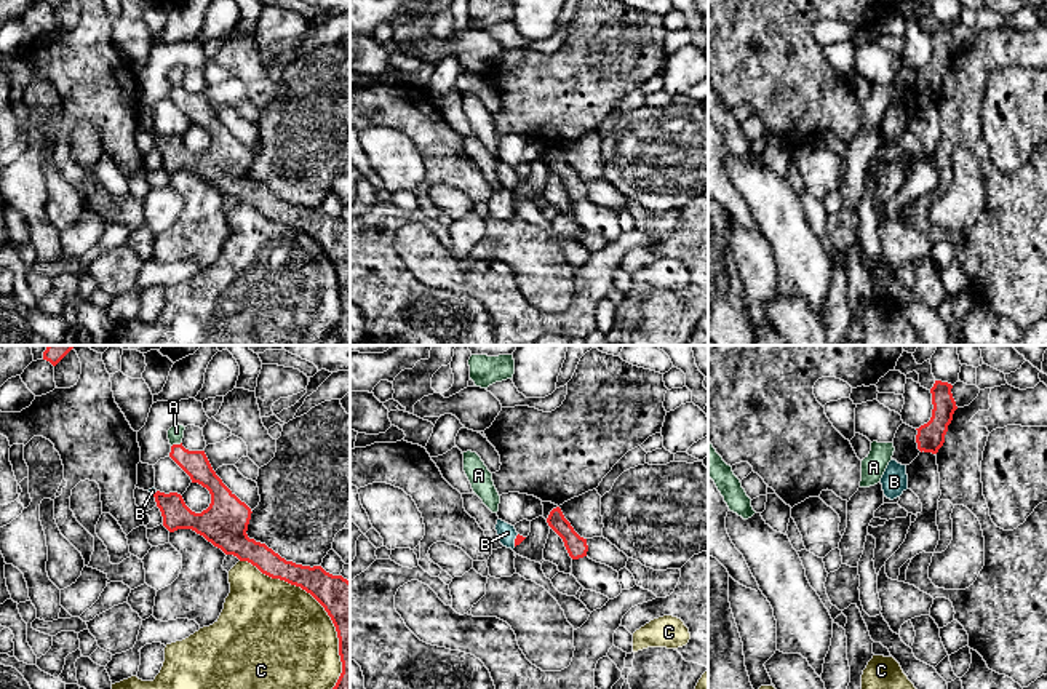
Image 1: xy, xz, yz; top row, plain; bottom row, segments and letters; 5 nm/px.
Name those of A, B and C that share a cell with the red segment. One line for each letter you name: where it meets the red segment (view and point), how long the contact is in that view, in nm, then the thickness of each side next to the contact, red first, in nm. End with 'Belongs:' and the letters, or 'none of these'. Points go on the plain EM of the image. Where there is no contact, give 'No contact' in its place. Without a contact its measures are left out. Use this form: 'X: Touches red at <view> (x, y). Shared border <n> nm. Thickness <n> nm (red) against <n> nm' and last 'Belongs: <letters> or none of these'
B: Touches red at xz (515, 183). Shared border 70 nm. Thickness 40 nm (red) against 90 nm
Belongs: B

